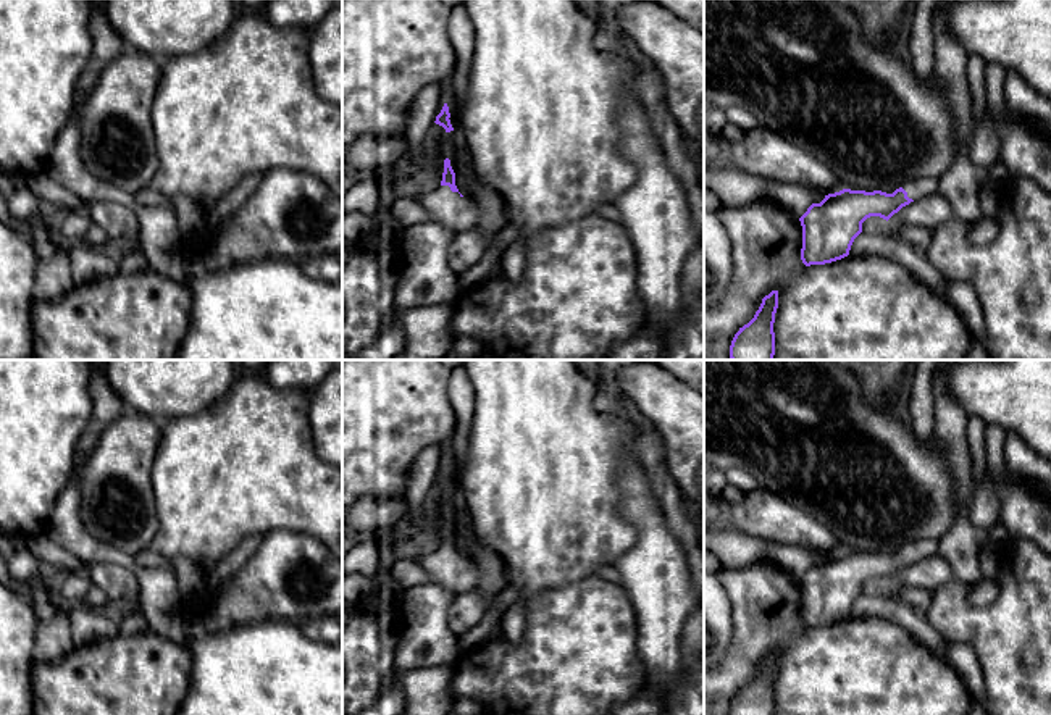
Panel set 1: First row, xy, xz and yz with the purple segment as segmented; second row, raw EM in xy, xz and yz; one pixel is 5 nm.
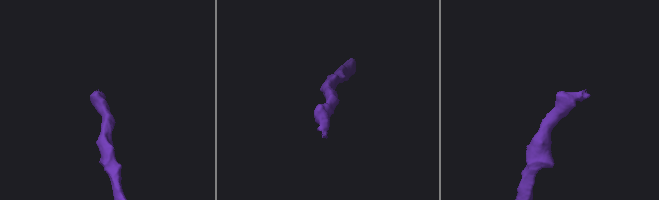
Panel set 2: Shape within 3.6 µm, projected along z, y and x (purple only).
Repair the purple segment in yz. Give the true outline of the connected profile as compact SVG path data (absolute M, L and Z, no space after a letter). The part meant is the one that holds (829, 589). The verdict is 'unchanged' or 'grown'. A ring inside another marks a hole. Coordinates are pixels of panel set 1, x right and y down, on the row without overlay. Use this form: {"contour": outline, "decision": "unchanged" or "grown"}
{"contour": "M911 541L893 555L843 550L812 565L799 579L802 587L801 621L806 628L825 626L849 617L862 584L870 578L890 581L902 568L938 552L938 541Z", "decision": "grown"}

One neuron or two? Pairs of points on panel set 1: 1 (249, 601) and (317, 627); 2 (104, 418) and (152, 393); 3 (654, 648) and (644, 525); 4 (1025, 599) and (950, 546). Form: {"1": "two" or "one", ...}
{"1": "two", "2": "two", "3": "one", "4": "two"}

